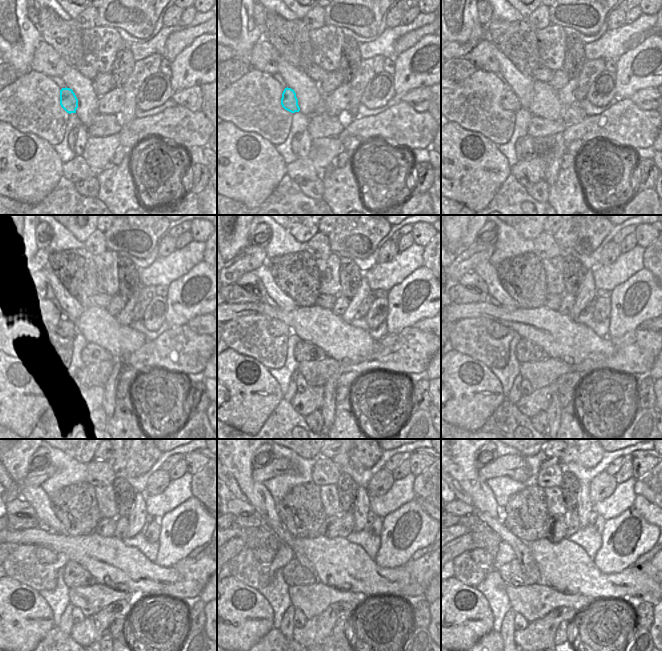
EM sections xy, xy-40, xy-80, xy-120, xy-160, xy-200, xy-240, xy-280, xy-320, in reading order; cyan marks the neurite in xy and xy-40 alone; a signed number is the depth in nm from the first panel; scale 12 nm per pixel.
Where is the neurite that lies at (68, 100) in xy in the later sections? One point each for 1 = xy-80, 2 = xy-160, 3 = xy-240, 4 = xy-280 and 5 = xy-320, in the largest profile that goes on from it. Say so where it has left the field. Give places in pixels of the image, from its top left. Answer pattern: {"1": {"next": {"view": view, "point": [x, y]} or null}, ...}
{"1": {"next": {"view": "xy-80", "point": [510, 102]}}, "2": {"next": {"view": "xy-160", "point": [276, 328]}}, "3": {"next": {"view": "xy-240", "point": [44, 555]}}, "4": {"next": {"view": "xy-280", "point": [264, 556]}}, "5": {"next": {"view": "xy-320", "point": [481, 557]}}}

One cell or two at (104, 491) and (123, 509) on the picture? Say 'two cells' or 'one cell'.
two cells

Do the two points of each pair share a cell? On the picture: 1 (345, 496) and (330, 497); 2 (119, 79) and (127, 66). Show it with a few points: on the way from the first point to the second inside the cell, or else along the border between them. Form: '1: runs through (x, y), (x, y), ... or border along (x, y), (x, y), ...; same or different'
1: border along (336, 485), (339, 506), (343, 513); different
2: runs through (120, 76), (124, 69); same

